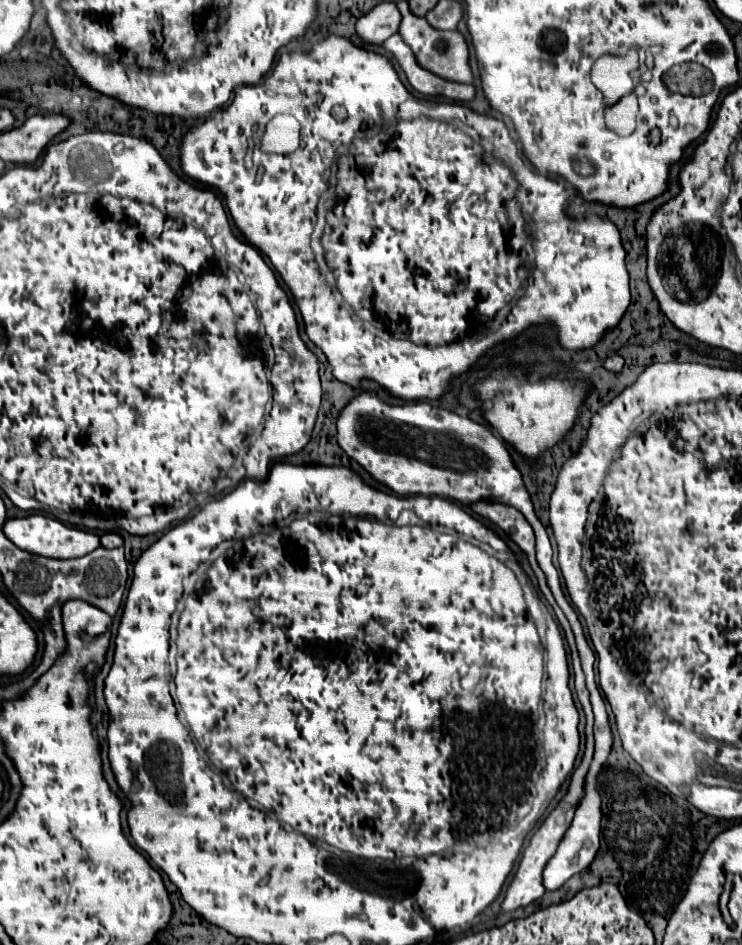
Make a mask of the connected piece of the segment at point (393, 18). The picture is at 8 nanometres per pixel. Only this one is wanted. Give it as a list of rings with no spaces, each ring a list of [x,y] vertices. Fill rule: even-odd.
[[[380,2],[356,22],[356,34],[366,44],[380,46],[388,36],[396,34],[400,12],[394,2]]]

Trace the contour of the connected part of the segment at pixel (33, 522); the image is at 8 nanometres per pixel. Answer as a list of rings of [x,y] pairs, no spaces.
[[[32,514],[32,516],[26,516],[26,518],[10,518],[2,526],[2,532],[6,534],[8,540],[12,540],[14,546],[18,546],[22,550],[38,554],[38,556],[58,558],[58,560],[80,558],[80,556],[86,556],[88,552],[92,552],[92,550],[96,550],[100,546],[100,536],[98,534],[66,526],[66,524],[58,522],[58,520],[42,516],[42,514]]]

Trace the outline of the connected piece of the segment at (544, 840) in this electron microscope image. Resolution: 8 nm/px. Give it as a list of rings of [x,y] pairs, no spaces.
[[[554,604],[554,614],[556,614],[556,620],[560,622],[562,630],[564,630],[564,638],[568,642],[568,648],[570,648],[570,658],[572,658],[572,668],[574,668],[574,690],[576,690],[576,698],[578,702],[582,704],[582,710],[586,714],[586,728],[584,728],[584,734],[586,734],[586,750],[582,754],[582,762],[580,766],[572,772],[570,776],[570,784],[568,784],[568,792],[564,794],[564,798],[558,802],[558,806],[548,814],[548,818],[540,824],[540,828],[534,832],[534,836],[530,838],[530,844],[524,848],[522,852],[522,858],[520,858],[520,864],[516,868],[516,874],[512,878],[512,882],[508,884],[506,888],[506,894],[504,894],[504,902],[502,902],[502,910],[516,910],[516,908],[522,908],[522,906],[528,906],[532,904],[534,900],[538,900],[546,890],[542,886],[542,870],[544,870],[544,864],[548,858],[554,856],[564,832],[568,830],[570,822],[572,822],[572,816],[574,816],[574,810],[576,810],[576,802],[580,800],[580,794],[584,792],[584,776],[588,772],[588,766],[590,766],[590,760],[592,760],[592,754],[594,754],[594,736],[592,736],[592,724],[594,724],[594,714],[592,714],[592,706],[590,706],[590,700],[588,700],[588,690],[586,690],[585,676],[582,672],[582,666],[580,666],[580,658],[578,658],[578,650],[576,650],[576,644],[574,644],[574,636],[572,636],[572,630],[570,630],[570,624],[566,620],[566,616],[560,612],[560,608]]]

